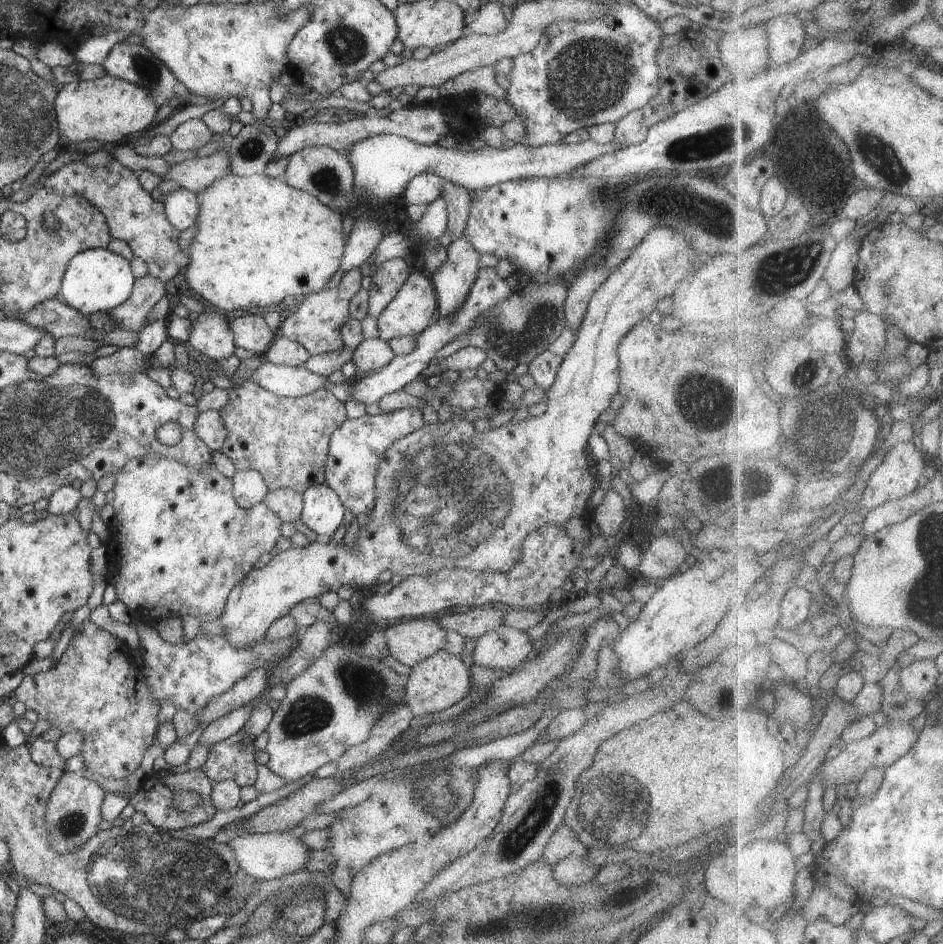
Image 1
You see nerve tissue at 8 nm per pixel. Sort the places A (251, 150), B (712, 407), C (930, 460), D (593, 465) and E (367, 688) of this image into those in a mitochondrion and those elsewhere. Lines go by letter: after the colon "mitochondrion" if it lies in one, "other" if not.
A: mitochondrion
B: mitochondrion
C: other
D: other
E: mitochondrion

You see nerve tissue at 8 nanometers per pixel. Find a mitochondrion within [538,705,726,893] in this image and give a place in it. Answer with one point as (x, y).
(616, 805)

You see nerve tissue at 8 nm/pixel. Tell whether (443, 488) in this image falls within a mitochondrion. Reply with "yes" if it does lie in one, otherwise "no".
yes

